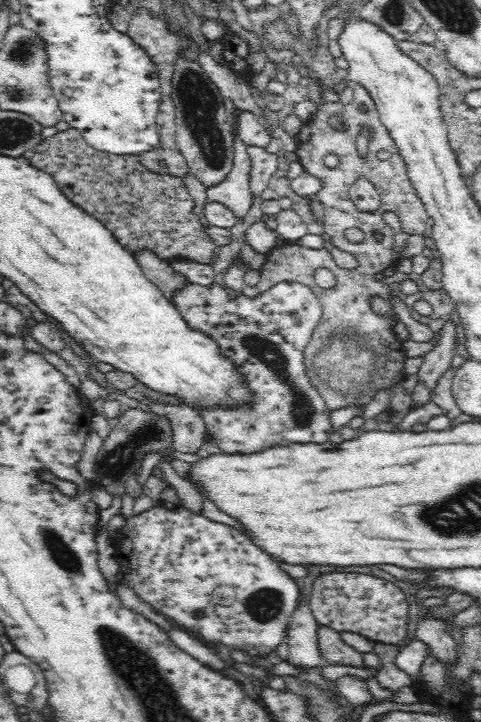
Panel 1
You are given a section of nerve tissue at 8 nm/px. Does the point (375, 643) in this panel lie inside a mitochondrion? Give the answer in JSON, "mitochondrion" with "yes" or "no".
{"mitochondrion":"no"}

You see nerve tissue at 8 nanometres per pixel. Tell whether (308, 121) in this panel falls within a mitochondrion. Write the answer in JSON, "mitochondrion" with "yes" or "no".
{"mitochondrion":"no"}

